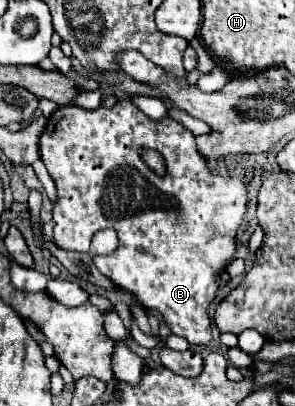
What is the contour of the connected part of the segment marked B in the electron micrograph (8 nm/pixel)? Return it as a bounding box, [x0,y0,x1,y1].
[38,100,246,346]

